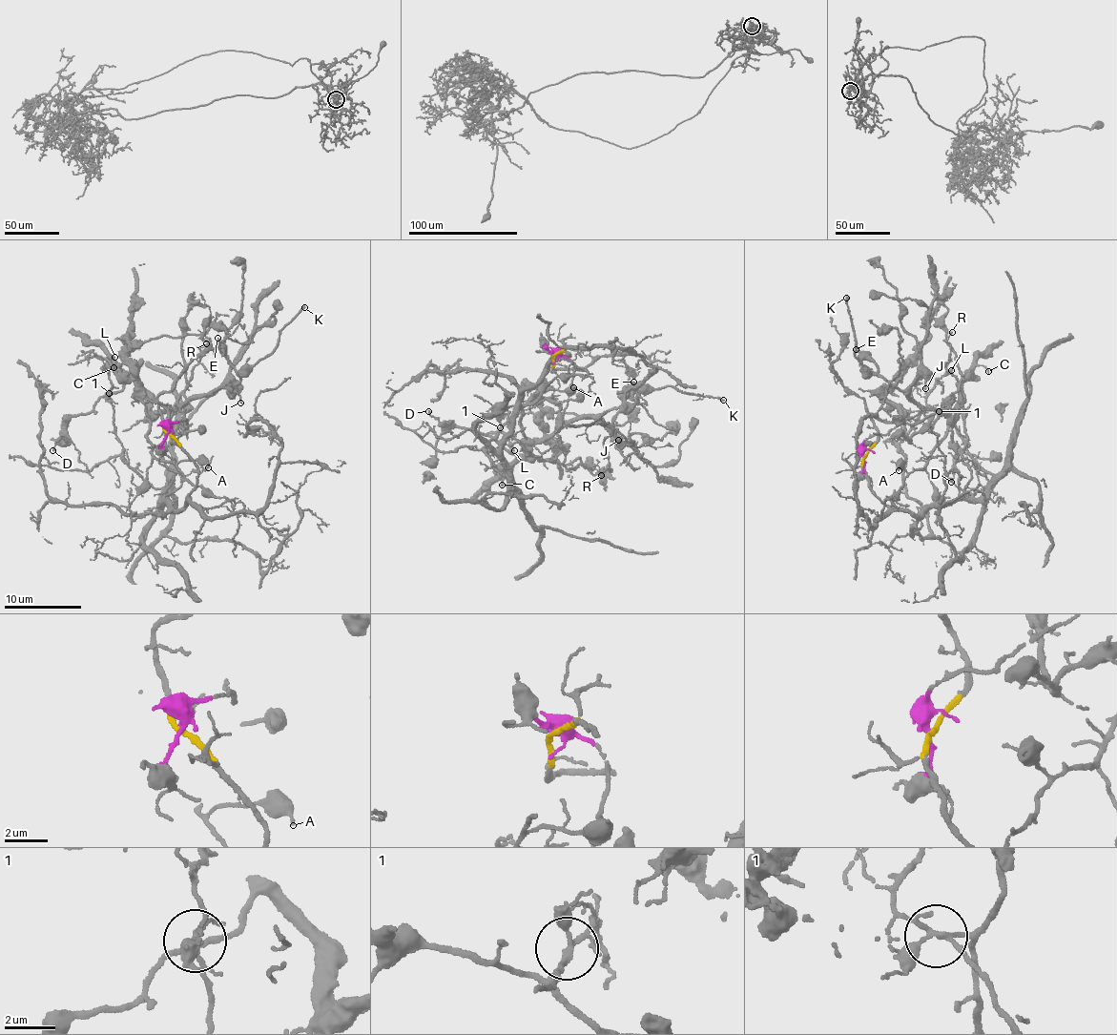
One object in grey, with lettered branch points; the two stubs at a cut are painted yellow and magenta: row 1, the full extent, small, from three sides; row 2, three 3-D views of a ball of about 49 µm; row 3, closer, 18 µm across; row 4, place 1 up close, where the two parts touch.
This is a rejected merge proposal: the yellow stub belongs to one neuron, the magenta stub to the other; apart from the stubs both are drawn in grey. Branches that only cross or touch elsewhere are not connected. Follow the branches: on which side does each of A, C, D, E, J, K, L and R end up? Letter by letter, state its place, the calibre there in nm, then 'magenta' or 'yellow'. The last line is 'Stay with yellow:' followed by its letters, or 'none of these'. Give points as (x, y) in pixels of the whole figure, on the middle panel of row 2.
A: (573, 387) | 240 nm | magenta
C: (502, 485) | 130 nm | magenta
D: (428, 411) | 170 nm | magenta
E: (633, 382) | 240 nm | magenta
J: (618, 440) | 130 nm | magenta
K: (723, 400) | 240 nm | magenta
L: (514, 450) | 380 nm | yellow
R: (601, 475) | 120 nm | yellow
Stay with yellow: L, R

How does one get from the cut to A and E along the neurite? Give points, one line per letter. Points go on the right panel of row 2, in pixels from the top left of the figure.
A: (863, 456), (868, 437), (920, 411), (943, 415), (946, 434), (925, 465), (910, 472), (899, 464), (899, 470)
E: (863, 456), (862, 447), (868, 437), (885, 434), (920, 411), (898, 388), (887, 382), (876, 364), (855, 349)

